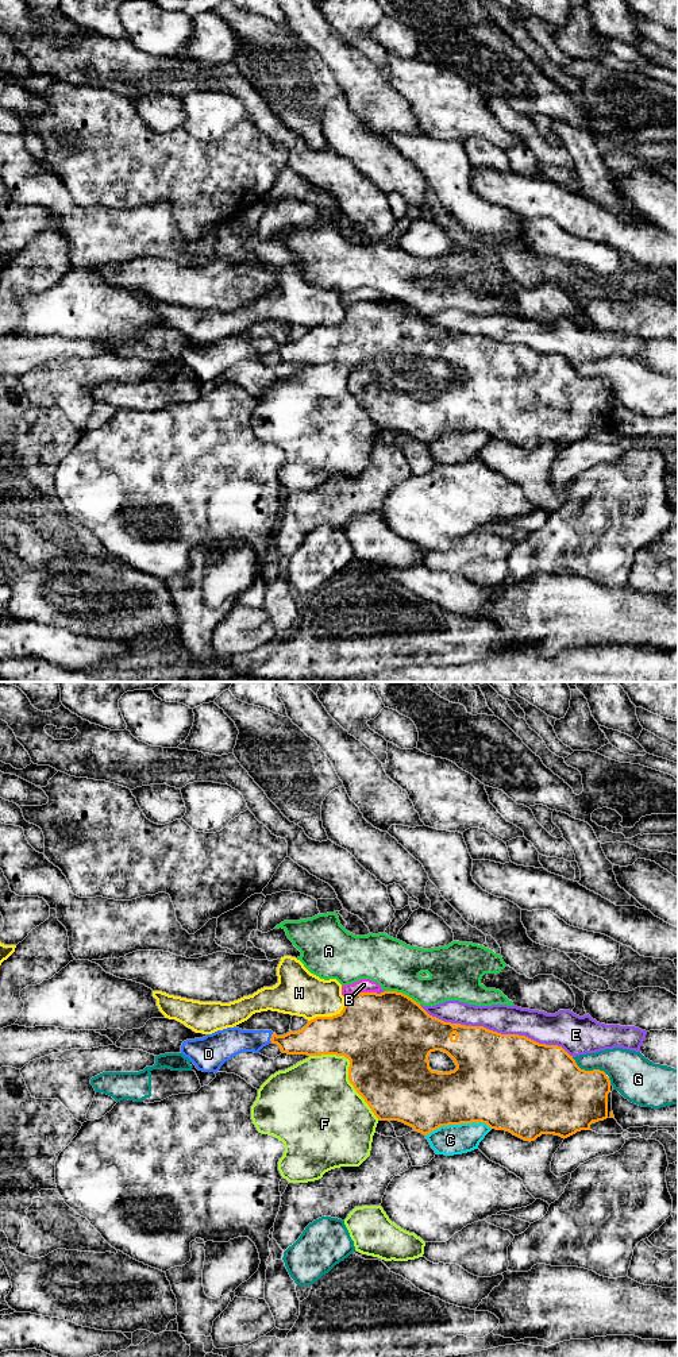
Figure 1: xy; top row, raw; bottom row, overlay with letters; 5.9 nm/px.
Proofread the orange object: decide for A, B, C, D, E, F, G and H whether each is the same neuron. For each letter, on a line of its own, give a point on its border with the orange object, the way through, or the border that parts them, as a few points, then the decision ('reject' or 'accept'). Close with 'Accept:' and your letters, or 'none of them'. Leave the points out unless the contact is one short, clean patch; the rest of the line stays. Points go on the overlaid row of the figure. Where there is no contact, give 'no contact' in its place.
A: xy (401, 993) | reject
B: xy (363, 993) | along xy (376, 991), (359, 991), (353, 995) | reject
C: xy (458, 1124) | reject
D: xy (272, 1037) | across xy (314, 1039), (272, 1037), (231, 1041) | accept
E: xy (523, 1036) | reject
F: xy (349, 1070) | reject
G: xy (589, 1071) | reject
H: xy (330, 1017) | reject
Accept: D

